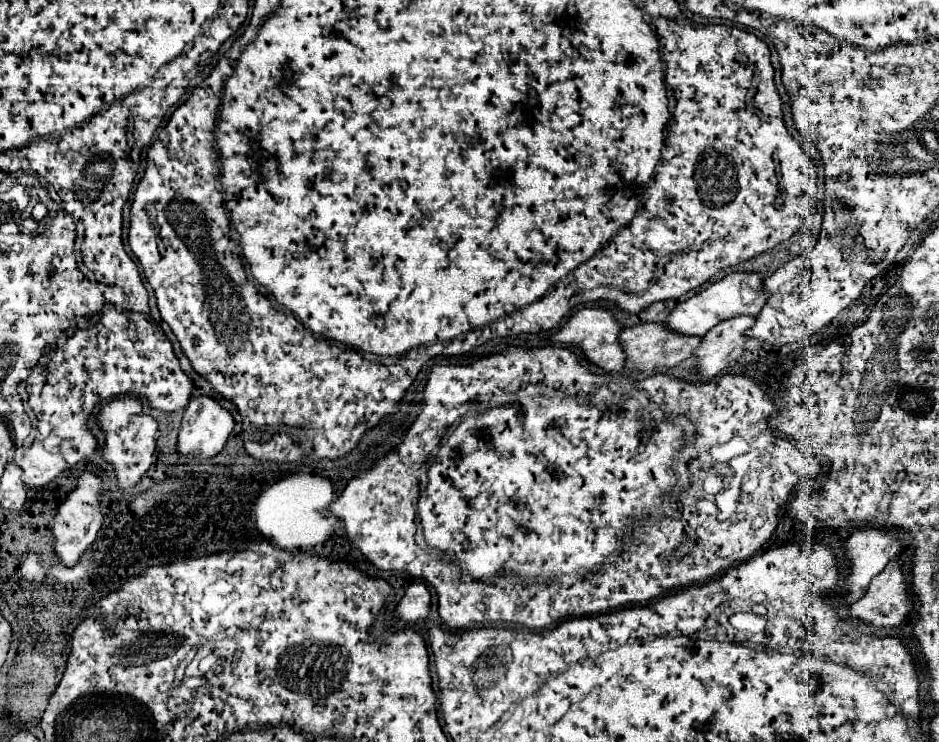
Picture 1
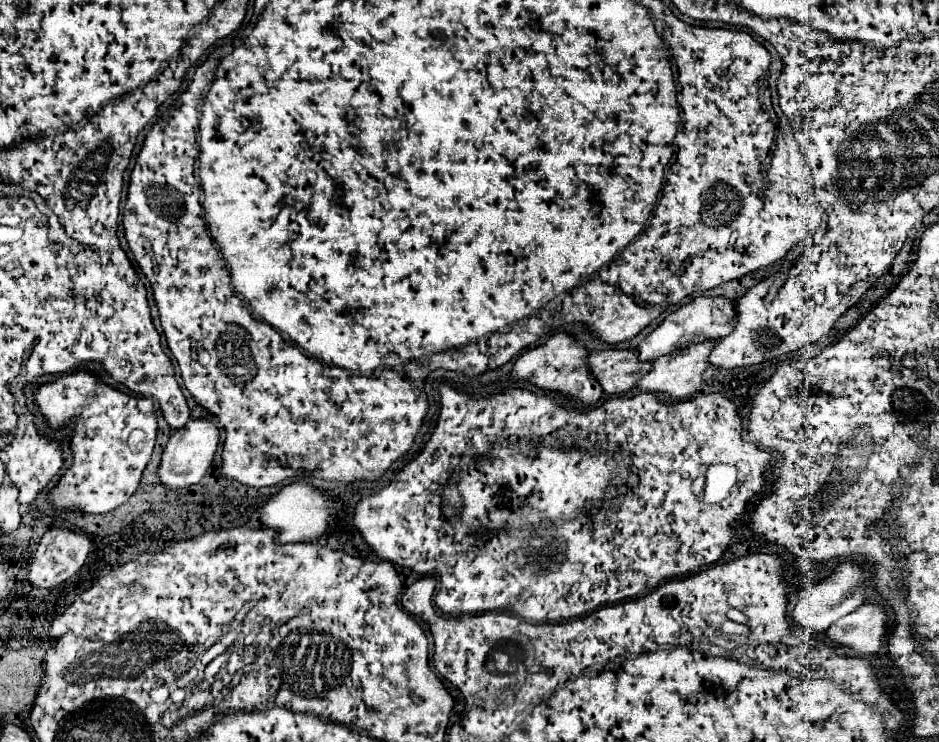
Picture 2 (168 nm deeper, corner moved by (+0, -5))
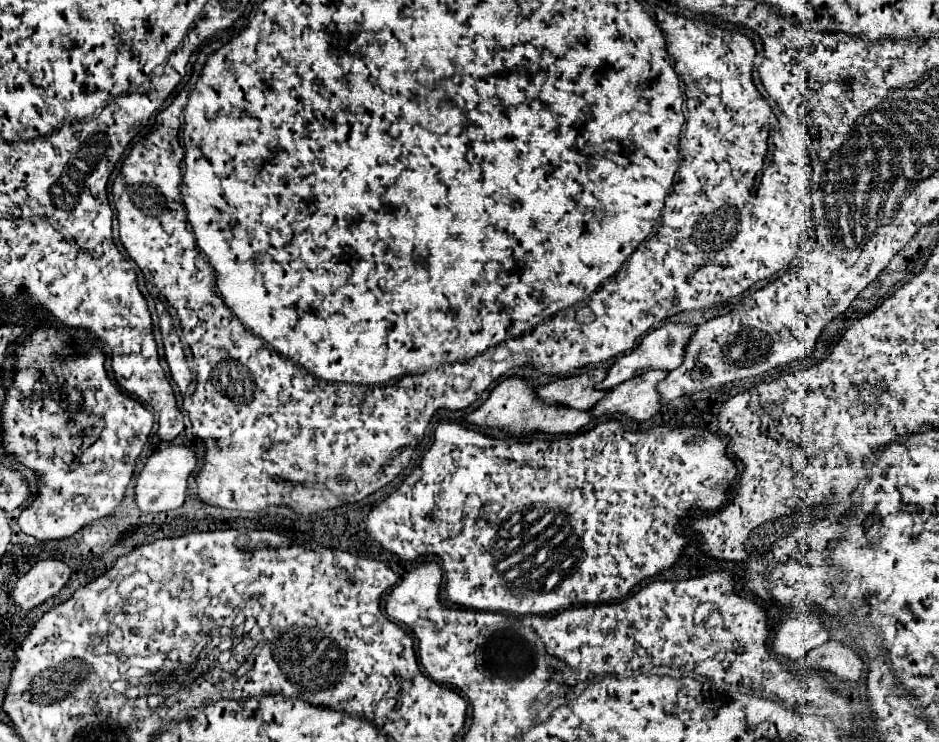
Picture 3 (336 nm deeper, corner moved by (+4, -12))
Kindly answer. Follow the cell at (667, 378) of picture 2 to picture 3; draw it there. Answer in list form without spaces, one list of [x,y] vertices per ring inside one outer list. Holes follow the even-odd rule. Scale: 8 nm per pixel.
[[[648,371],[636,379],[630,379],[610,389],[592,409],[590,415],[600,419],[604,415],[620,413],[636,423],[654,417],[660,411],[656,383],[664,379],[664,371]]]

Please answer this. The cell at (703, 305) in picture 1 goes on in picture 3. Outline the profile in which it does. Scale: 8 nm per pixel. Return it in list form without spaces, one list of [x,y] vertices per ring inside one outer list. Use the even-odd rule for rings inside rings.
[[[668,323],[668,325],[662,325],[654,331],[650,331],[636,349],[632,349],[630,353],[618,357],[614,361],[614,365],[608,369],[608,375],[604,377],[604,381],[600,381],[596,387],[602,389],[602,391],[610,391],[612,387],[628,381],[628,379],[634,379],[646,371],[652,371],[652,369],[662,369],[662,371],[672,371],[678,367],[678,363],[682,363],[684,359],[684,347],[690,339],[690,335],[694,333],[696,327],[690,327],[690,325],[674,325],[674,323]]]

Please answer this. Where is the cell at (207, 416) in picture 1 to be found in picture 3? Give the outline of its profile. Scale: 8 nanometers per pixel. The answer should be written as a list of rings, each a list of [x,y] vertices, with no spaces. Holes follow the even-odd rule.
[[[166,447],[148,457],[144,469],[140,471],[134,487],[134,501],[140,511],[144,513],[162,513],[182,507],[186,499],[186,485],[188,477],[196,467],[196,453],[190,447]]]

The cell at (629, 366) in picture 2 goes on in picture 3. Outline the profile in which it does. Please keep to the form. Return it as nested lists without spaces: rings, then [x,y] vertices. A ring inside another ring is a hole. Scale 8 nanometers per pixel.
[[[596,367],[582,375],[556,379],[544,387],[538,387],[536,395],[542,403],[556,403],[570,409],[588,411],[590,407],[594,407],[594,403],[598,403],[606,395],[606,391],[594,389],[594,385],[600,383],[604,377],[606,377],[606,369]]]

